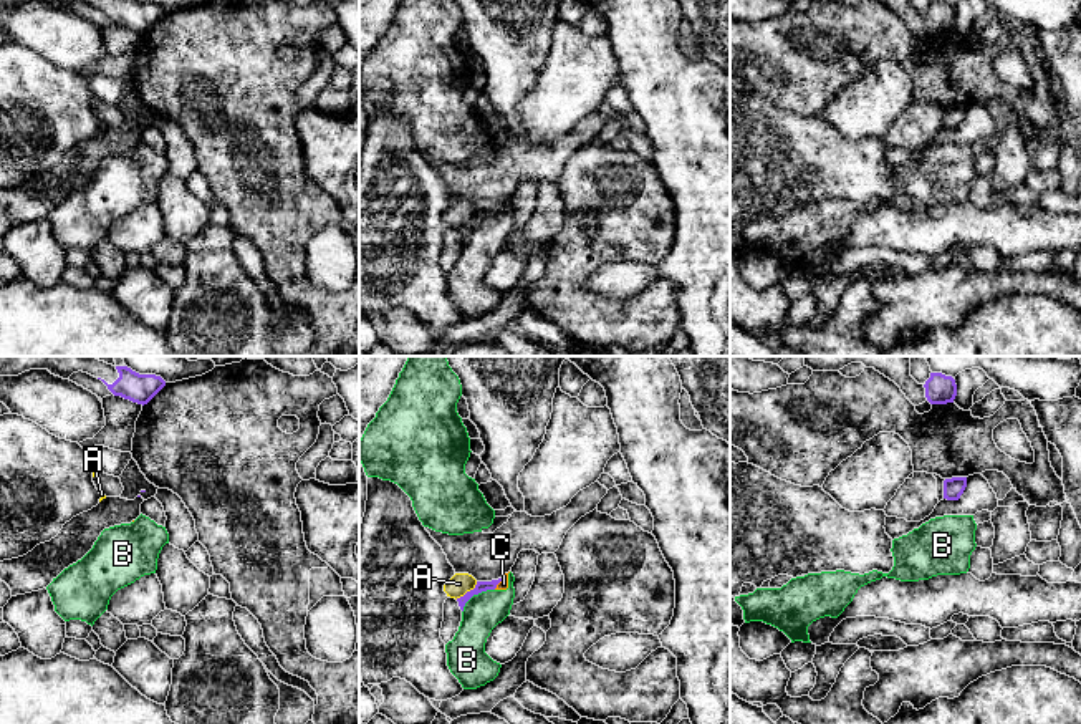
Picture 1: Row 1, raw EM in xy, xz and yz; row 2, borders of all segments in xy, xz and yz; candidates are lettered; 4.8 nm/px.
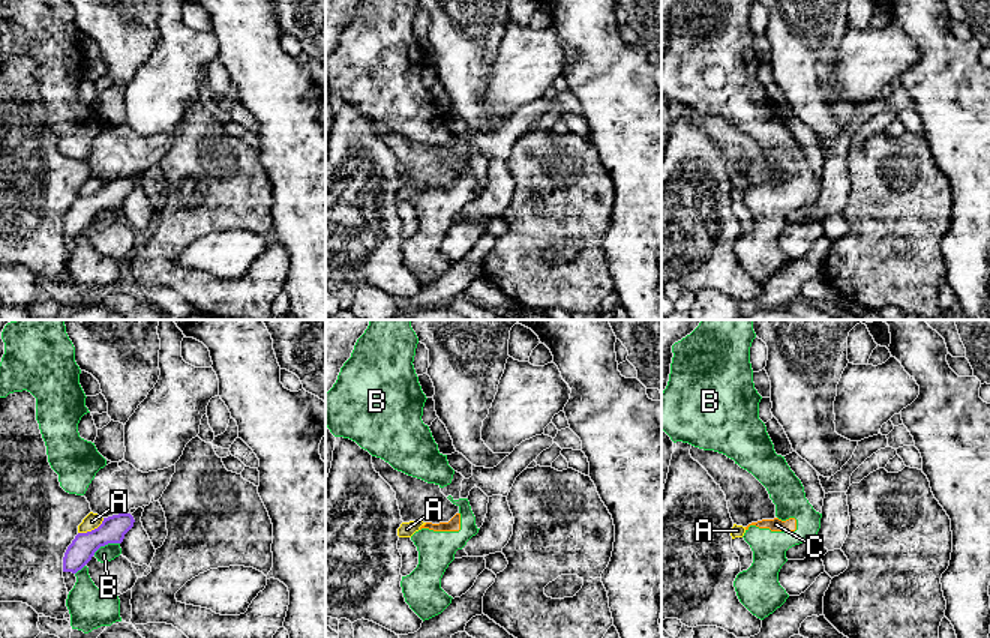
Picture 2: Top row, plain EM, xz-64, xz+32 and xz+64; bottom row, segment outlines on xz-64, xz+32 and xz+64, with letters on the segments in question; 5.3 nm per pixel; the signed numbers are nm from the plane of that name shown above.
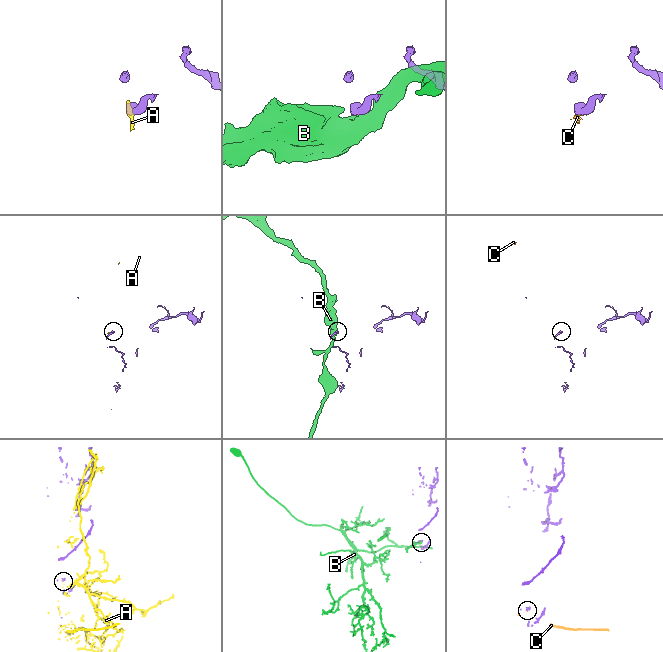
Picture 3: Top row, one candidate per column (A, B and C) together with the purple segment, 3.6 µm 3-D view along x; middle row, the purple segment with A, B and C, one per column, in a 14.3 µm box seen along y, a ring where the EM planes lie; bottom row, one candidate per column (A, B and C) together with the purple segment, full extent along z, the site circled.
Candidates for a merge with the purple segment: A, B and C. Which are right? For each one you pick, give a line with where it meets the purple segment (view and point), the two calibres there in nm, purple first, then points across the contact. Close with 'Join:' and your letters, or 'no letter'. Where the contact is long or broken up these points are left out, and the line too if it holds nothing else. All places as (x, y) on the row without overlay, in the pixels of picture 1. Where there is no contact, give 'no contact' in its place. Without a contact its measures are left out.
Join: no letter

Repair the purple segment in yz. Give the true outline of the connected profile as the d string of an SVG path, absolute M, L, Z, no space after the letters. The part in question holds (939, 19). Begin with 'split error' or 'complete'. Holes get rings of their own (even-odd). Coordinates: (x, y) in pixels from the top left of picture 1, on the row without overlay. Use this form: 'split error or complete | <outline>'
complete | M930 2L930 7L924 13L925 27L930 33L954 31L957 25L957 13L952 5L942 2Z

